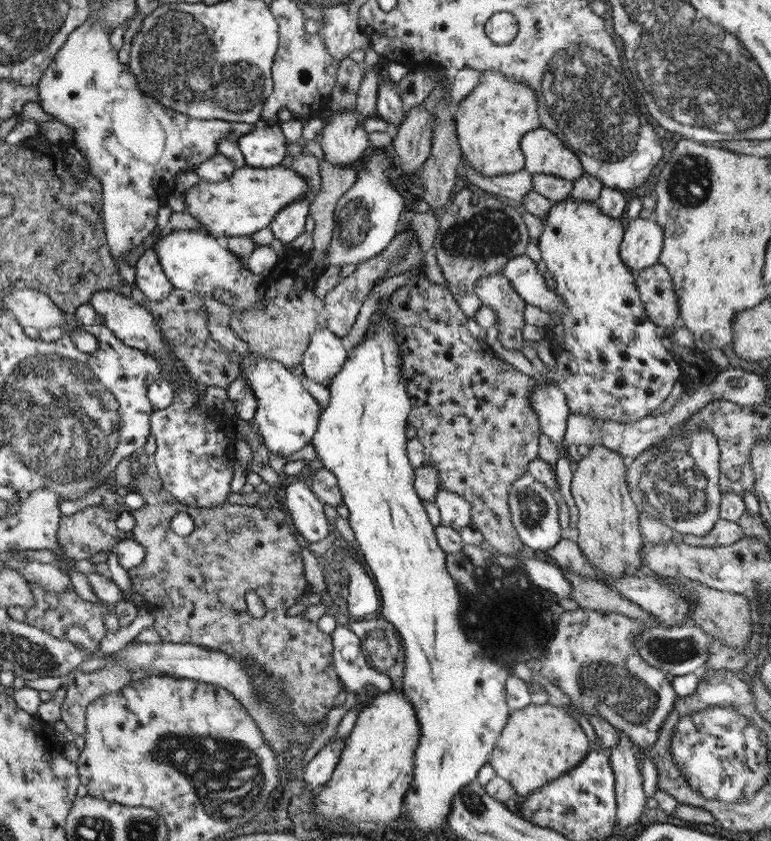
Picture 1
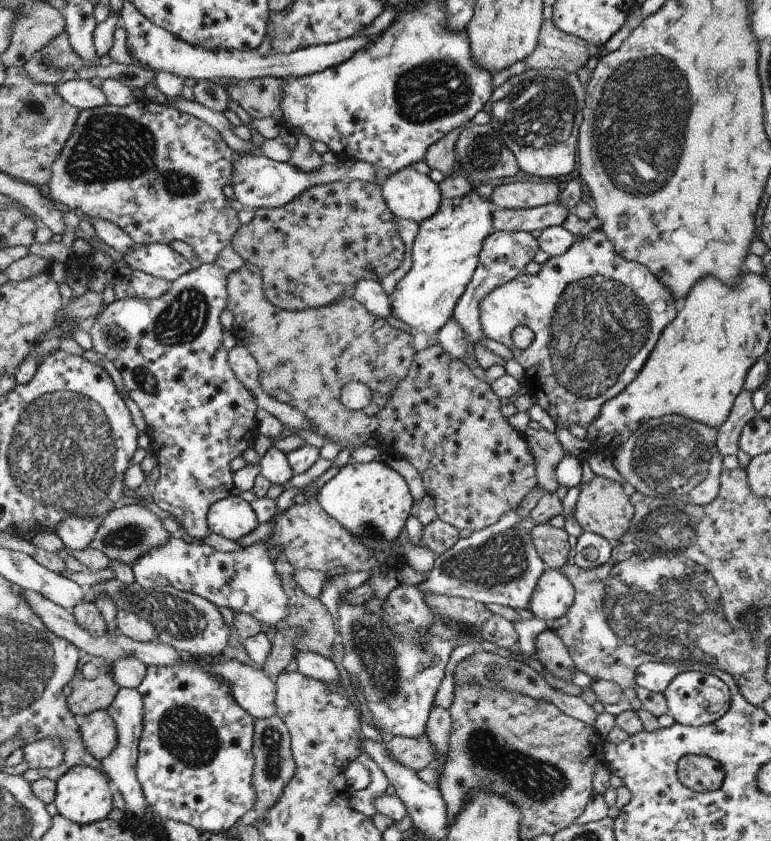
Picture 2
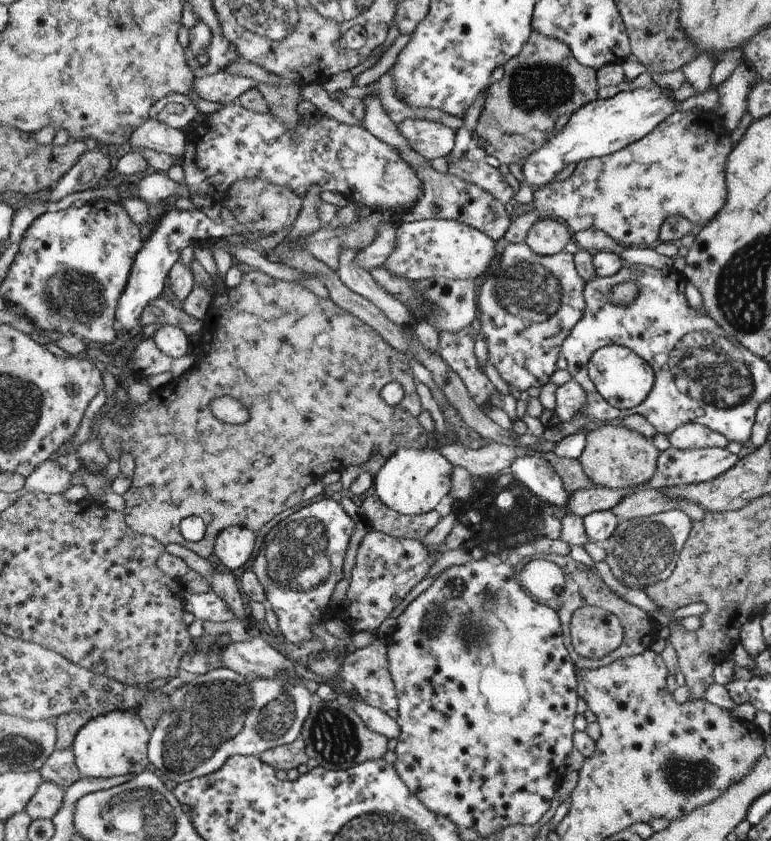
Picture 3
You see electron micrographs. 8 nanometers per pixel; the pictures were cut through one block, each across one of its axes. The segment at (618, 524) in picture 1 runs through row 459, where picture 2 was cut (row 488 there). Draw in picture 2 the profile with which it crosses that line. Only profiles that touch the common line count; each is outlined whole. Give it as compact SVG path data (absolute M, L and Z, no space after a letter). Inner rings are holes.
M594 474L589 483L580 484L580 494L576 502L575 518L582 530L600 534L613 543L616 543L630 527L630 520L634 516L630 492L623 485L604 476Z

